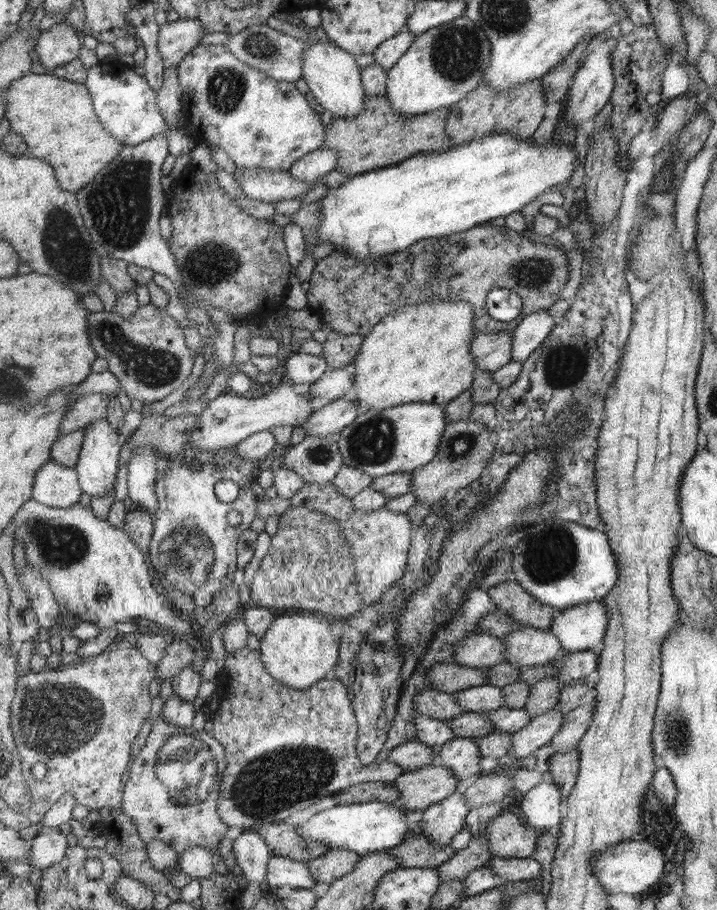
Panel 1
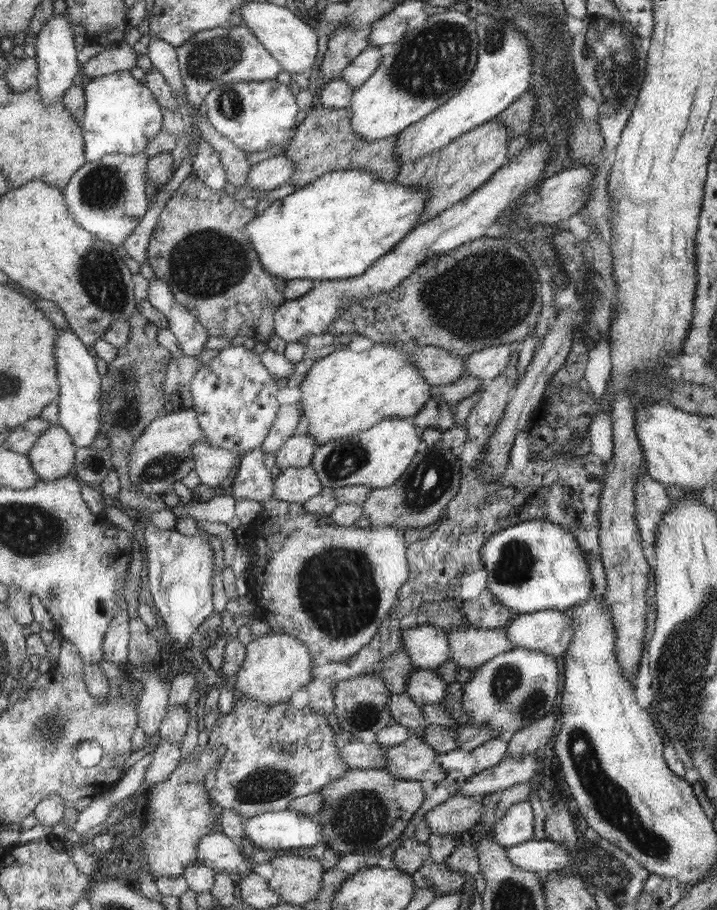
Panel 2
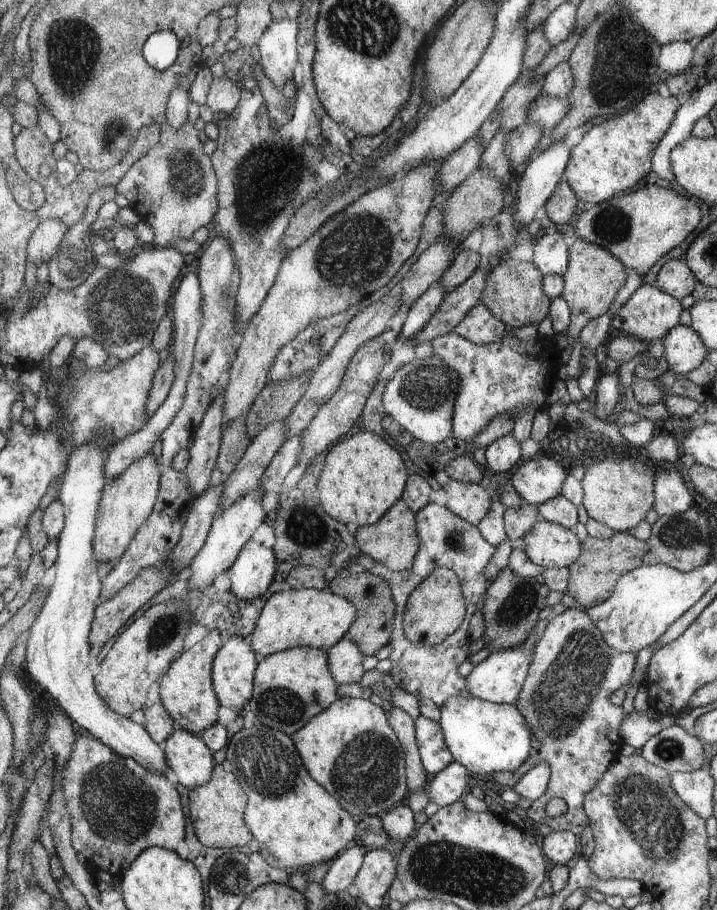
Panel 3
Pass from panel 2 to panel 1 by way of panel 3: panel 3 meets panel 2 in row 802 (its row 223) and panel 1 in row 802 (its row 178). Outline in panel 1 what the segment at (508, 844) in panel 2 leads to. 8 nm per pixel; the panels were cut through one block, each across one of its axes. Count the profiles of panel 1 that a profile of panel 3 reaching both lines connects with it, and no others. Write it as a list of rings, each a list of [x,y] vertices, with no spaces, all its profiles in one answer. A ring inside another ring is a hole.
[[[540,782],[520,803],[520,816],[528,826],[544,831],[560,822],[562,791],[552,782]]]

